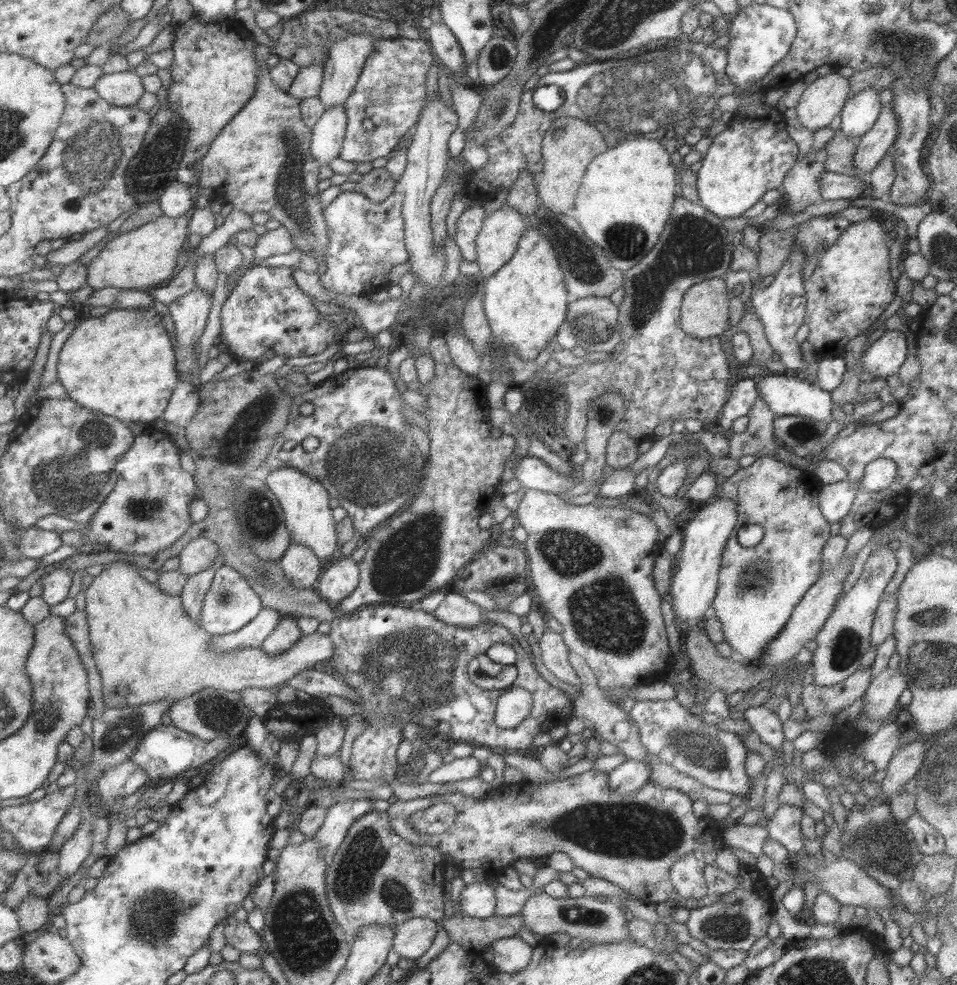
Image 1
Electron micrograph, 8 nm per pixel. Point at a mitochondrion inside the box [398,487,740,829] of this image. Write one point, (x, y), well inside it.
(604, 615)

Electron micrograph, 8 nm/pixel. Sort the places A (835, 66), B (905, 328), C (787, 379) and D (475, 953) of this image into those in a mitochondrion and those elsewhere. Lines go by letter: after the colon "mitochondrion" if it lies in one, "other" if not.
A: other
B: other
C: other
D: other

